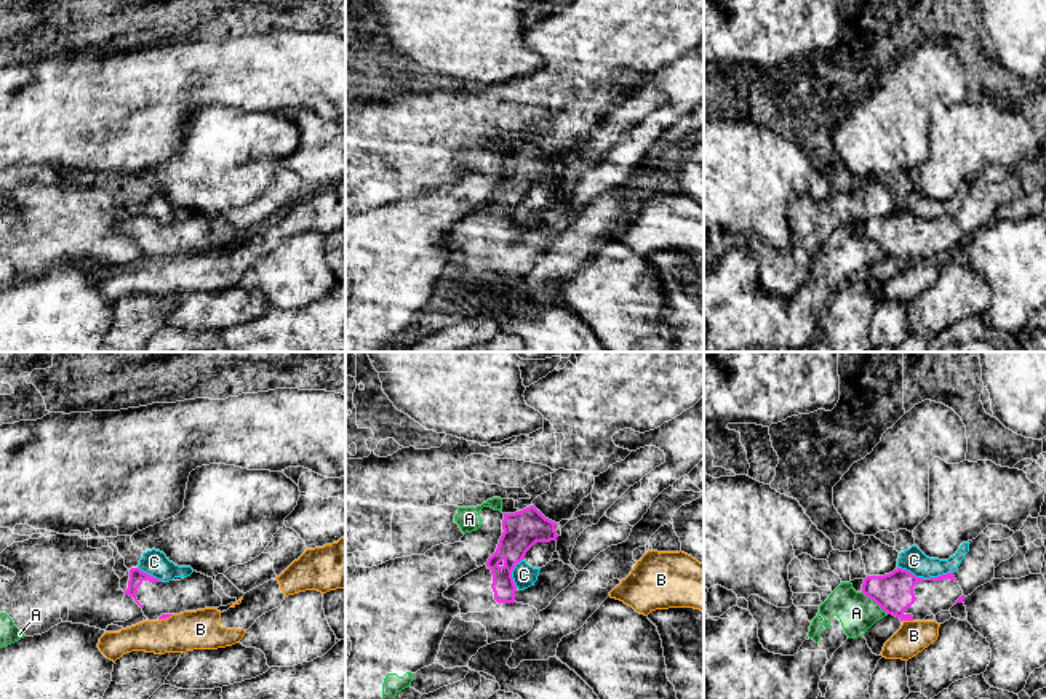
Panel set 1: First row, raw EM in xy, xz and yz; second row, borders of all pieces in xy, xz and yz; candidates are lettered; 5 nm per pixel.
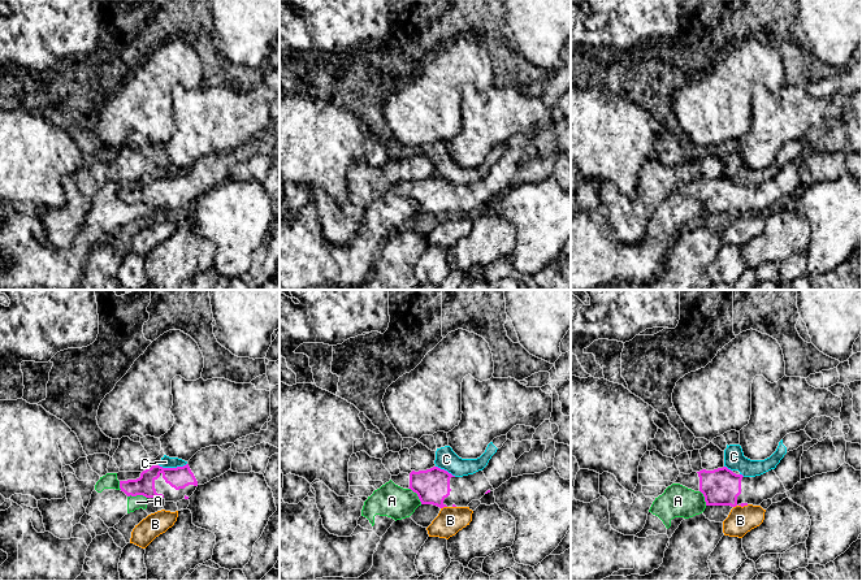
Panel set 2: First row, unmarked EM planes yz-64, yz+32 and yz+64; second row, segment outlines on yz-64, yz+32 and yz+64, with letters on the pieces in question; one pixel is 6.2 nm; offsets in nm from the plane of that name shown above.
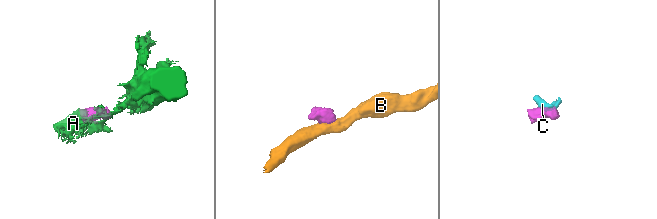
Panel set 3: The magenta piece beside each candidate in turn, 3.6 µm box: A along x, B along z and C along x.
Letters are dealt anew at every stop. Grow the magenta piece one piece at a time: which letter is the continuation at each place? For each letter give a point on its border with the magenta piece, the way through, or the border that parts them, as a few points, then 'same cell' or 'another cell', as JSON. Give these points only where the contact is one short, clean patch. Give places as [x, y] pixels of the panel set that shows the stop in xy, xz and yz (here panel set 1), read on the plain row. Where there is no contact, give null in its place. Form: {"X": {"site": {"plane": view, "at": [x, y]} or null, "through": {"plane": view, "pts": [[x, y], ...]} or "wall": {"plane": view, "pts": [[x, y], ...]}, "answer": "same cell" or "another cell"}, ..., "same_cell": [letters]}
{"A": {"site": {"plane": "yz", "at": [875, 243]}, "wall": {"plane": "yz", "pts": [[861, 234], [888, 255]]}, "answer": "another cell"}, "B": {"site": {"plane": "yz", "at": [909, 261]}, "wall": {"plane": "yz", "pts": [[904, 261], [912, 263]]}, "answer": "another cell"}, "C": {"site": {"plane": "yz", "at": [925, 221]}, "wall": {"plane": "yz", "pts": [[898, 208], [923, 219], [952, 215]]}, "answer": "another cell"}, "same_cell": []}

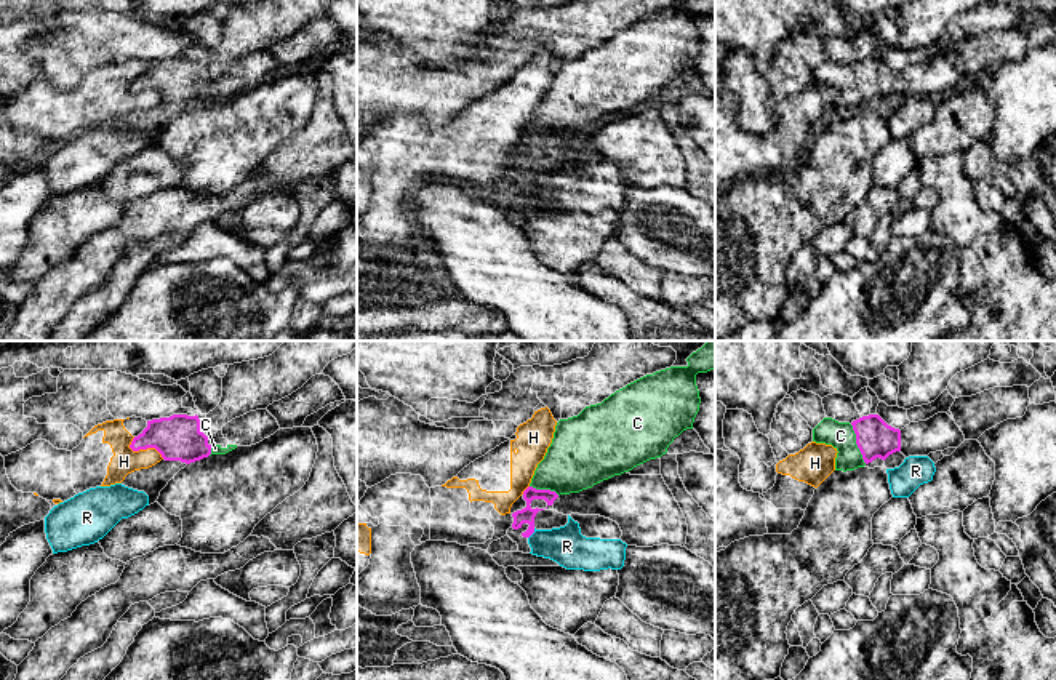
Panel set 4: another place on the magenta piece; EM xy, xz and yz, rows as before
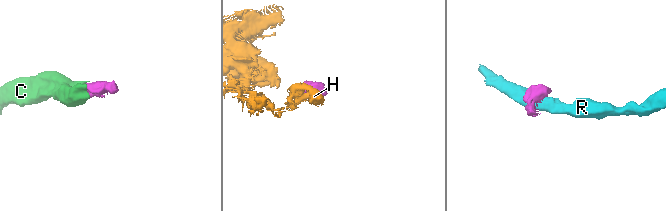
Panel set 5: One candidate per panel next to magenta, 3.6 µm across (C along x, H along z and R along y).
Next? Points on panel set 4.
{"C": {"site": {"plane": "yz", "at": [856, 85]}, "through": {"plane": "yz", "pts": [[876, 80], [864, 80], [856, 85], [840, 77]]}, "answer": "same cell"}, "H": {"site": {"plane": "xy", "at": [146, 90]}, "wall": {"plane": "xy", "pts": [[128, 87], [133, 92], [154, 90], [164, 100]]}, "answer": "another cell"}, "R": {"site": {"plane": "xz", "at": [533, 173]}, "wall": {"plane": "xz", "pts": [[535, 170], [528, 180]]}, "answer": "another cell"}, "same_cell": ["C"]}

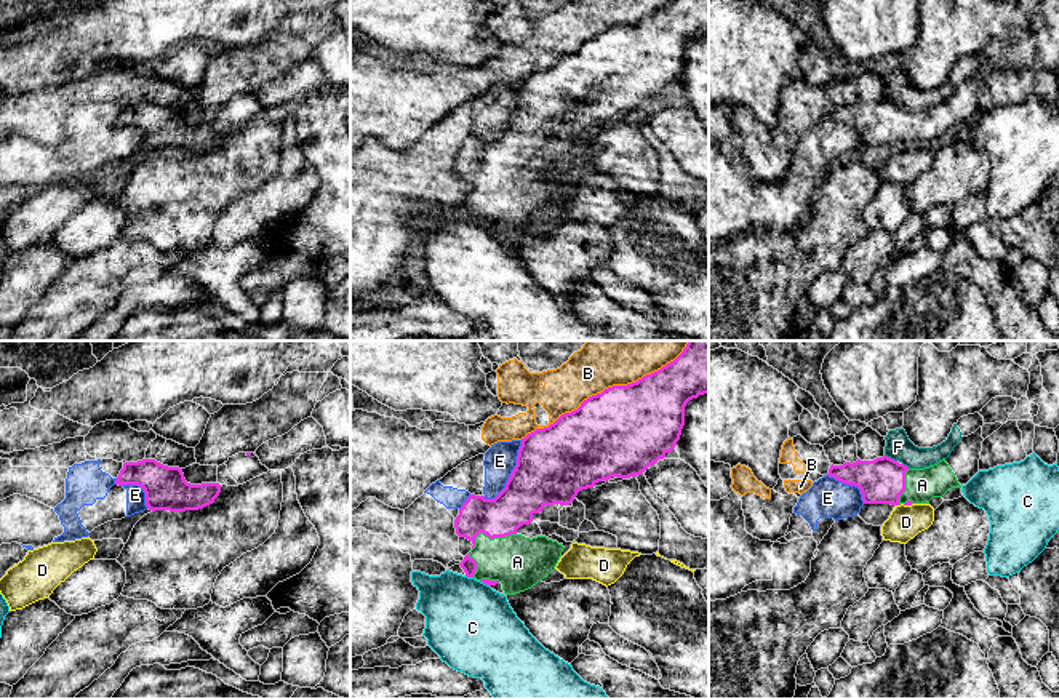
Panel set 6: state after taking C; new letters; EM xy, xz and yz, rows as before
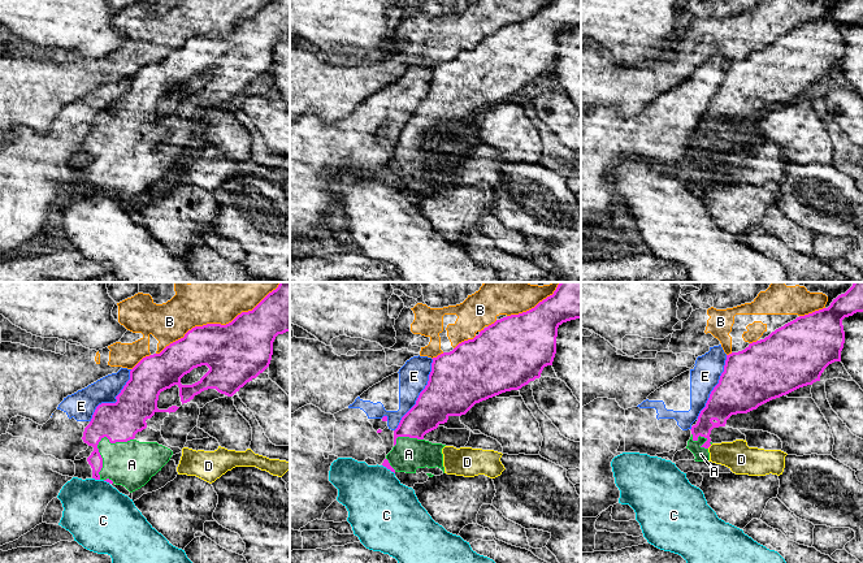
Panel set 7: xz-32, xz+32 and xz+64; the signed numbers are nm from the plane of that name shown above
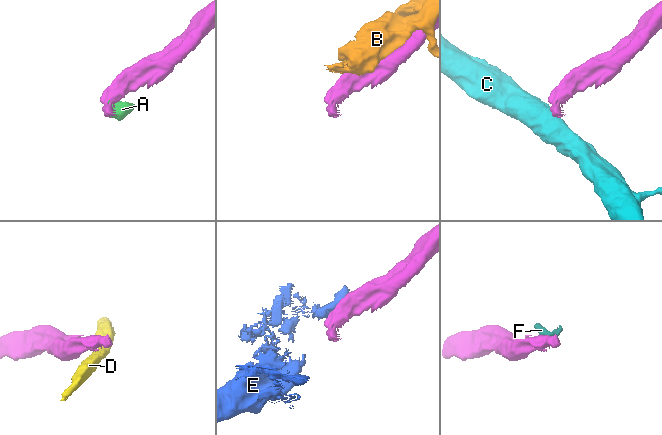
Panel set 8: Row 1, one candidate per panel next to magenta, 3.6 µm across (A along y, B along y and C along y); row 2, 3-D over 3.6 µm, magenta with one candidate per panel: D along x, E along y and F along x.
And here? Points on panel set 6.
{"A": {"site": {"plane": "xz", "at": [490, 179]}, "through": {"plane": "xz", "pts": [[514, 147], [493, 168], [490, 179], [517, 203]]}, "answer": "same cell"}, "B": {"site": {"plane": "xz", "at": [597, 35]}, "answer": "another cell"}, "C": {"site": {"plane": "xz", "at": [469, 218]}, "wall": {"plane": "xz", "pts": [[466, 216], [472, 219]]}, "answer": "another cell"}, "D": {"site": {"plane": "yz", "at": [907, 146]}, "wall": {"plane": "yz", "pts": [[912, 144], [903, 146]]}, "answer": "another cell"}, "E": {"site": {"plane": "xz", "at": [511, 115]}, "wall": {"plane": "xz", "pts": [[522, 82], [517, 106], [506, 127], [493, 139], [485, 141]]}, "answer": "another cell"}, "F": {"site": {"plane": "yz", "at": [890, 99]}, "wall": {"plane": "yz", "pts": [[885, 96], [896, 103]]}, "answer": "another cell"}, "same_cell": ["A"]}

